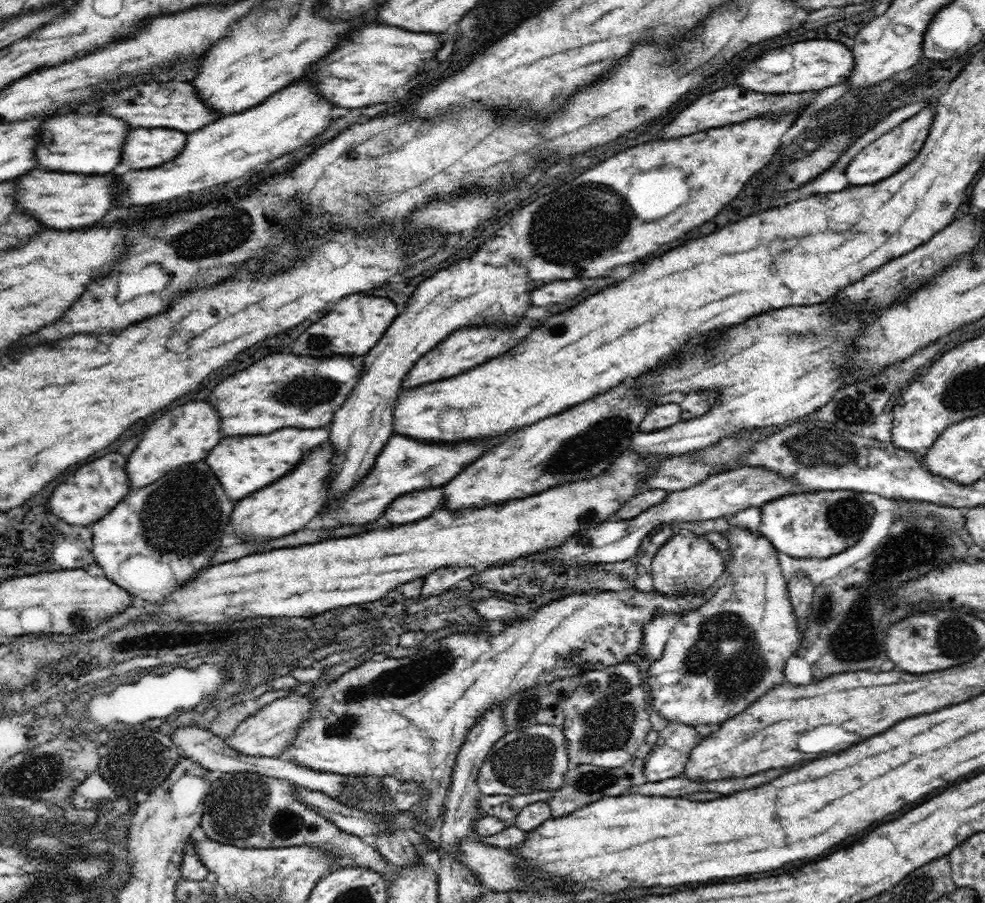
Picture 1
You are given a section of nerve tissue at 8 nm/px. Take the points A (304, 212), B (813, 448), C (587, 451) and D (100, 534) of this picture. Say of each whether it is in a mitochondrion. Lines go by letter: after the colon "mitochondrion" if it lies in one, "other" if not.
A: other
B: mitochondrion
C: mitochondrion
D: other

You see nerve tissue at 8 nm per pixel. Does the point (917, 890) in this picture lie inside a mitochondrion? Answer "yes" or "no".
yes

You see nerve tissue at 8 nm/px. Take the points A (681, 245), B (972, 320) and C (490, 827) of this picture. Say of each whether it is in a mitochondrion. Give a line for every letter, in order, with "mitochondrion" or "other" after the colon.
A: other
B: other
C: other

